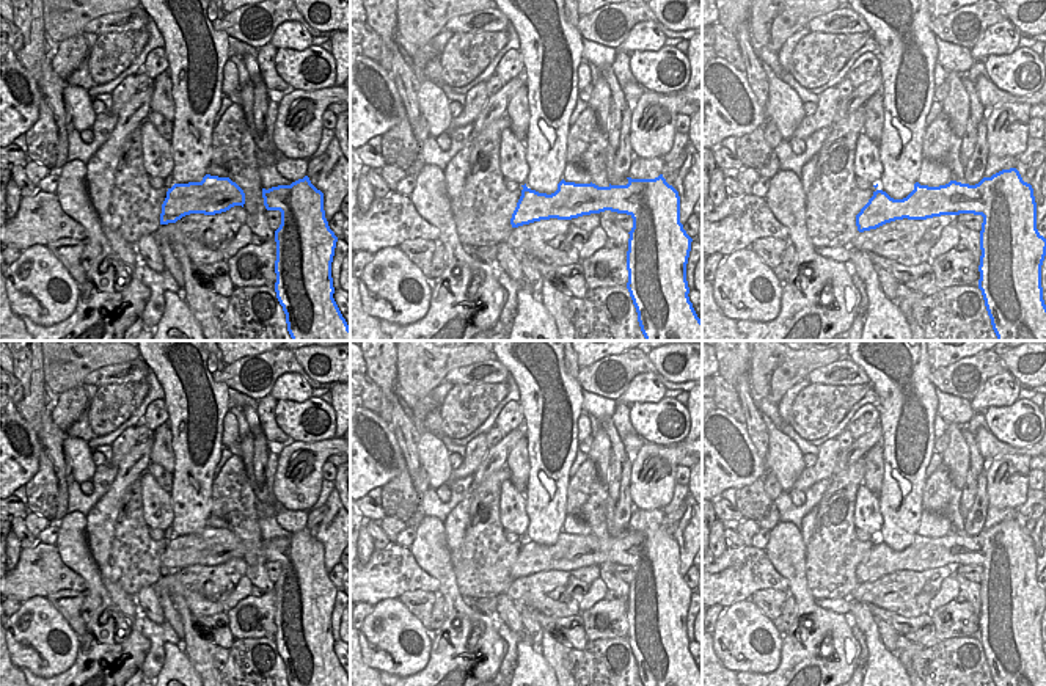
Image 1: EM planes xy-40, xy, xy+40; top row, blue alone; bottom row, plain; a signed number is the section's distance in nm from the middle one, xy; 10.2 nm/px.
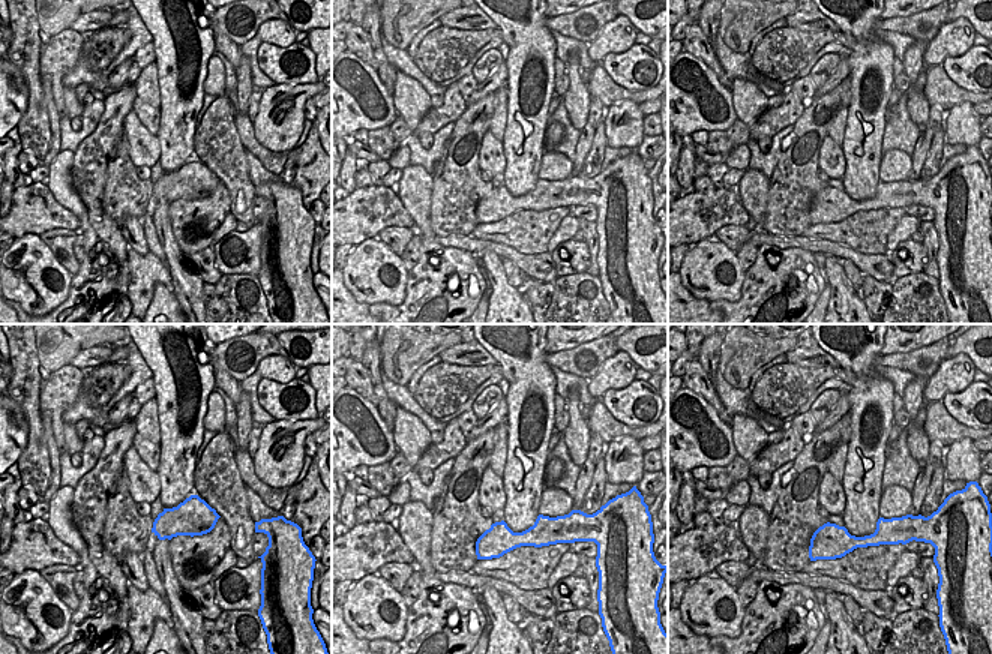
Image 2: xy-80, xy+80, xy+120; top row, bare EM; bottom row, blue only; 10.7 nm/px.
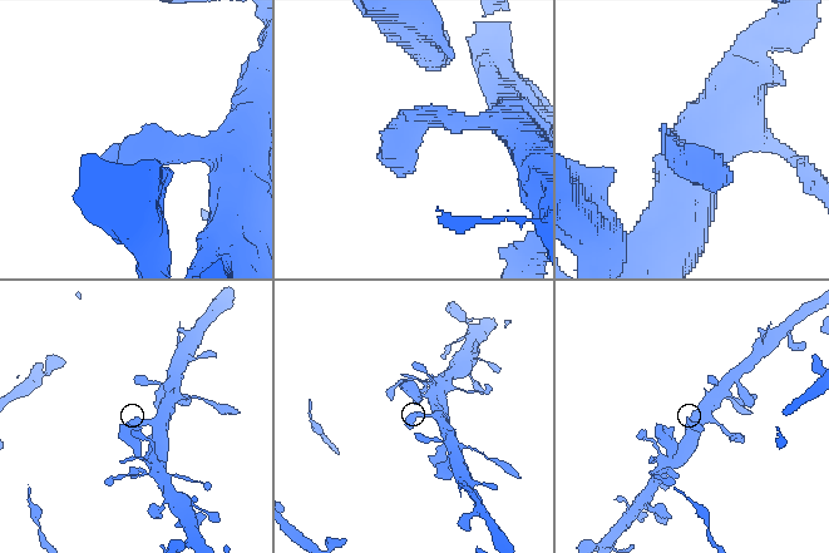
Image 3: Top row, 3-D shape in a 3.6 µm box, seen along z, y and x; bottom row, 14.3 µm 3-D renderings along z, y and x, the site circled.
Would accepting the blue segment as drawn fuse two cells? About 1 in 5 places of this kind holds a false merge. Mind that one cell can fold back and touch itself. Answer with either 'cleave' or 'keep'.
keep

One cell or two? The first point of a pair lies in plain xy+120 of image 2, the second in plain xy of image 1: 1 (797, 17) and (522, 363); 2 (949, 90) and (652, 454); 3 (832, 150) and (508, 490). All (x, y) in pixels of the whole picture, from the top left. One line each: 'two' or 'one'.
1: two
2: two
3: one

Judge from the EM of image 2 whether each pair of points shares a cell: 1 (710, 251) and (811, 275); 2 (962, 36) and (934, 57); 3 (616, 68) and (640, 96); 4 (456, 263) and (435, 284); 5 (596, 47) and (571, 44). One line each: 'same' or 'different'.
1: different
2: same
3: different
4: same
5: different

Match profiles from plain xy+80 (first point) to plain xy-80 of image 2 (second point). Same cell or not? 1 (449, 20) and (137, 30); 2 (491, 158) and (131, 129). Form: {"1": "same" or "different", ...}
{"1": "different", "2": "same"}

